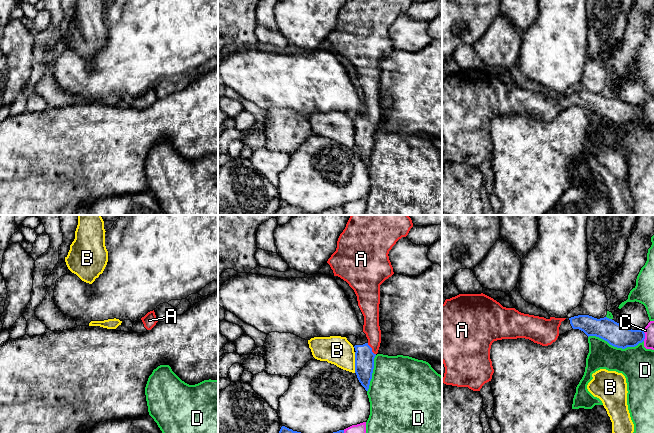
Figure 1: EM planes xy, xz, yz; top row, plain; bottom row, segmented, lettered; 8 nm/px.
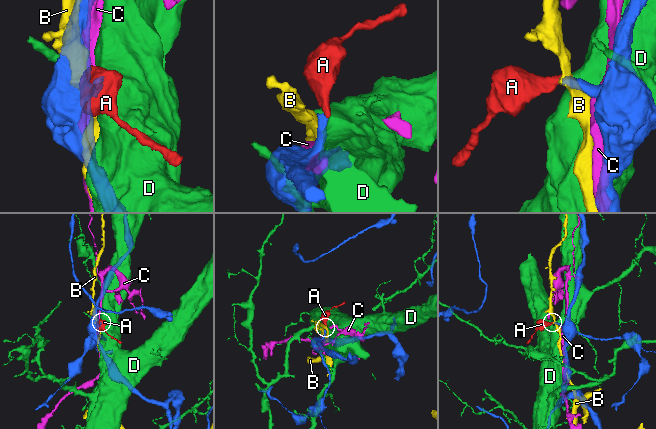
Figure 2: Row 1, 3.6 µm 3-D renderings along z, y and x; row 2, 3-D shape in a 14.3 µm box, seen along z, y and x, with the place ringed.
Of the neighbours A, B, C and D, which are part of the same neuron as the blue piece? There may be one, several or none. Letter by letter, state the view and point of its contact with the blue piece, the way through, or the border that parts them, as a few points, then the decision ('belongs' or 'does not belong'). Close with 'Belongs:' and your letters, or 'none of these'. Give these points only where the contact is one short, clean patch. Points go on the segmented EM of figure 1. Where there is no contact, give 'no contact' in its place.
A: meets blue in xz at (371, 349); runs through xz (364, 357), (371, 349), (371, 328); belongs
B: meets blue in xz at (355, 362); does not belong
C: meets blue in yz at (644, 335); does not belong
D: meets blue in yz at (616, 346); does not belong
Belongs: A

